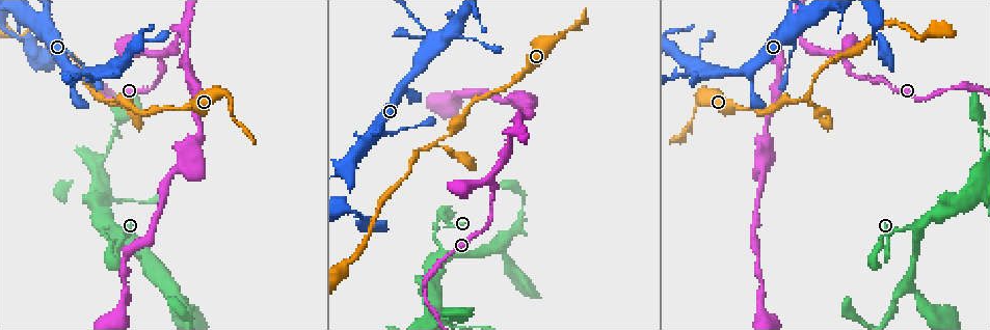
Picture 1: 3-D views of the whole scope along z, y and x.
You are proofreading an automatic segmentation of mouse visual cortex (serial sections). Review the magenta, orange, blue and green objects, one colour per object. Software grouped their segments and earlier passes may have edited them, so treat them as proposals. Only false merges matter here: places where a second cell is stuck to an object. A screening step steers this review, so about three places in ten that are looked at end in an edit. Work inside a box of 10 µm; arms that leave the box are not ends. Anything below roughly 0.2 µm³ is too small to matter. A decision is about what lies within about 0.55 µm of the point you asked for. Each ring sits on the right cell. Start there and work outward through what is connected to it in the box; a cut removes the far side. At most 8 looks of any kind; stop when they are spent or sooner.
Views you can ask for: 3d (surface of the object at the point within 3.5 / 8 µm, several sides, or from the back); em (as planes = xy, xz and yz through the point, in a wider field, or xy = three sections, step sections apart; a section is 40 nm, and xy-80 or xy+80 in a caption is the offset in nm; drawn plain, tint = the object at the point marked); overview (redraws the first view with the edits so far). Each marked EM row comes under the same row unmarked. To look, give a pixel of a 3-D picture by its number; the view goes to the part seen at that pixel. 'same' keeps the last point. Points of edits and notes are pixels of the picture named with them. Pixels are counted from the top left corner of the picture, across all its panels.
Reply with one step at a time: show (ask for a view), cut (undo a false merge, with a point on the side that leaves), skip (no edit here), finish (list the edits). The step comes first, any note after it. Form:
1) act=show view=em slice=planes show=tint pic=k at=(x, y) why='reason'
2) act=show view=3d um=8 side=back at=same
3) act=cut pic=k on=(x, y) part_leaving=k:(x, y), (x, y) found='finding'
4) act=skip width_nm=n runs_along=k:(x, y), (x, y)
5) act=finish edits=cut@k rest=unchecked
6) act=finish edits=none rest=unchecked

act=show view=3d um=3.5 side=back pic=1 at=(82, 83) why='thin neck'

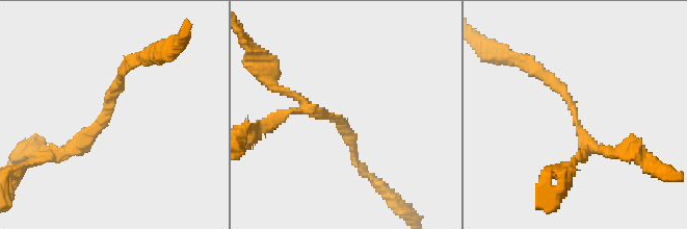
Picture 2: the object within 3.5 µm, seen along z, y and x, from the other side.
act=show view=em slice=xy step=5 show=tint pic=2 at=(340, 122) arm_widths_nm=150,150

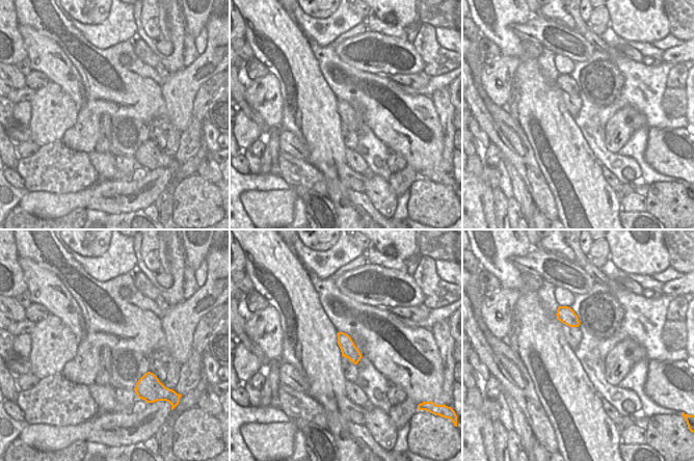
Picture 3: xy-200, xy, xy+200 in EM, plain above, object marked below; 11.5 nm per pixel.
act=show view=em slice=planes show=tint at=same

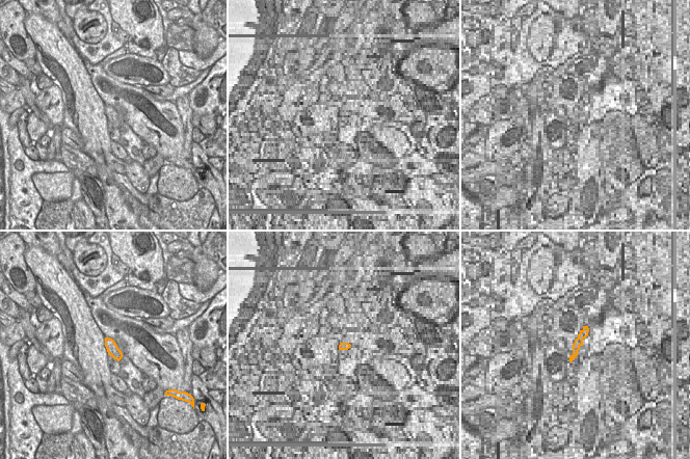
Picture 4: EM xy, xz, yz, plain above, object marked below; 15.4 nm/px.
act=skip found='all the same cell'

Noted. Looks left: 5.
act=show view=em slice=xy step=1 show=tint pic=1 at=(510, 134) why='abrupt turn'

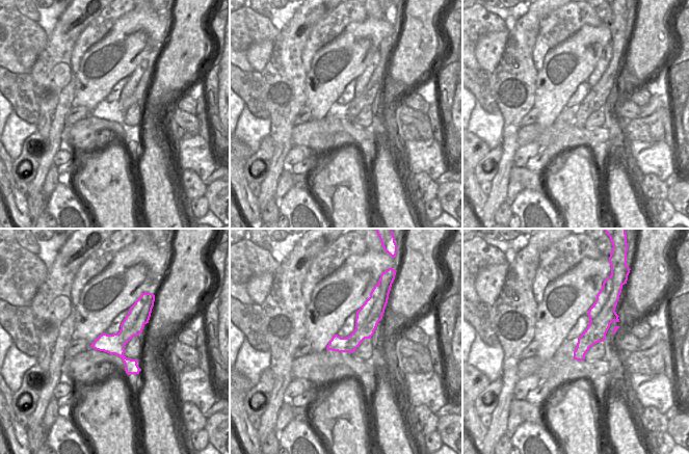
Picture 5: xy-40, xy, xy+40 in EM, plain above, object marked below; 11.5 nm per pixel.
act=show view=3d um=3.5 at=same

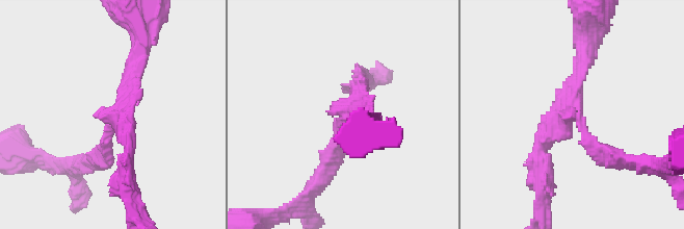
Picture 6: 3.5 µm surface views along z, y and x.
act=cut pic=6 on=(130, 145) arms=3 part_leaving=6:(124, 126), (127, 194), (133, 217) found='two cells meet here'

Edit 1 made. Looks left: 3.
act=show view=overview why='redraw'

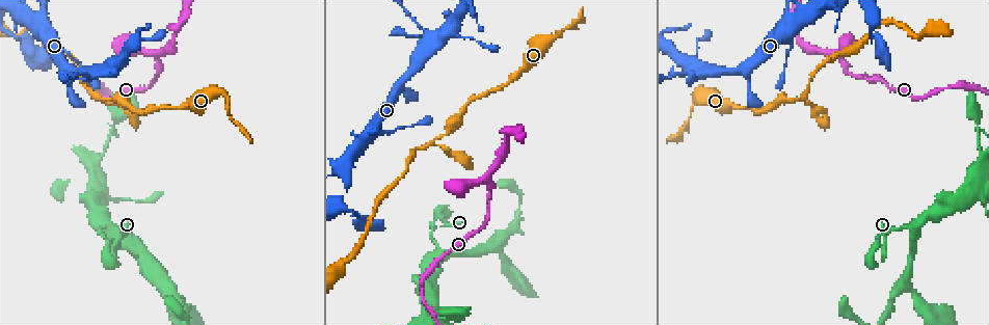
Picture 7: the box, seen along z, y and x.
act=show view=3d um=3.5 pic=7 at=(490, 182) why='abrupt turn'

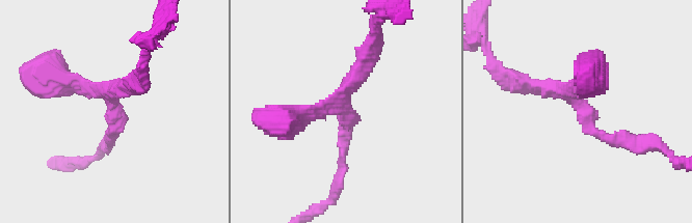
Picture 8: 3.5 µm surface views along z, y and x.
act=show view=em slice=xy step=1 show=tint pic=8 at=(111, 98)

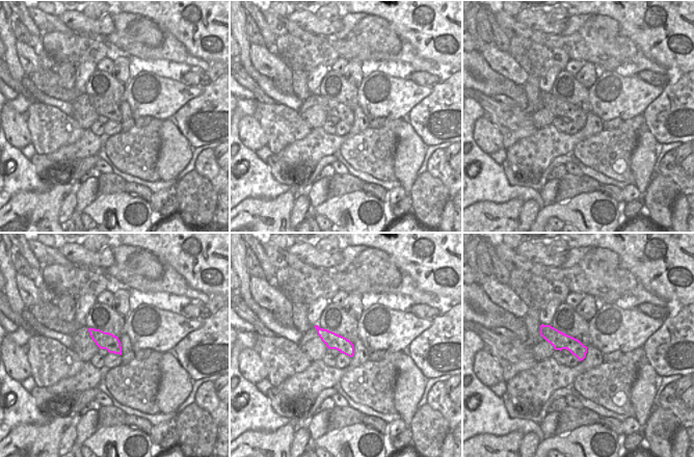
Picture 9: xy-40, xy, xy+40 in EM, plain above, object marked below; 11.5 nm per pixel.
act=skip runs_along=9:(542, 327), (582, 355) found='all the same cell'

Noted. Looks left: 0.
act=finish edits=cut@6 rest=unchecked

